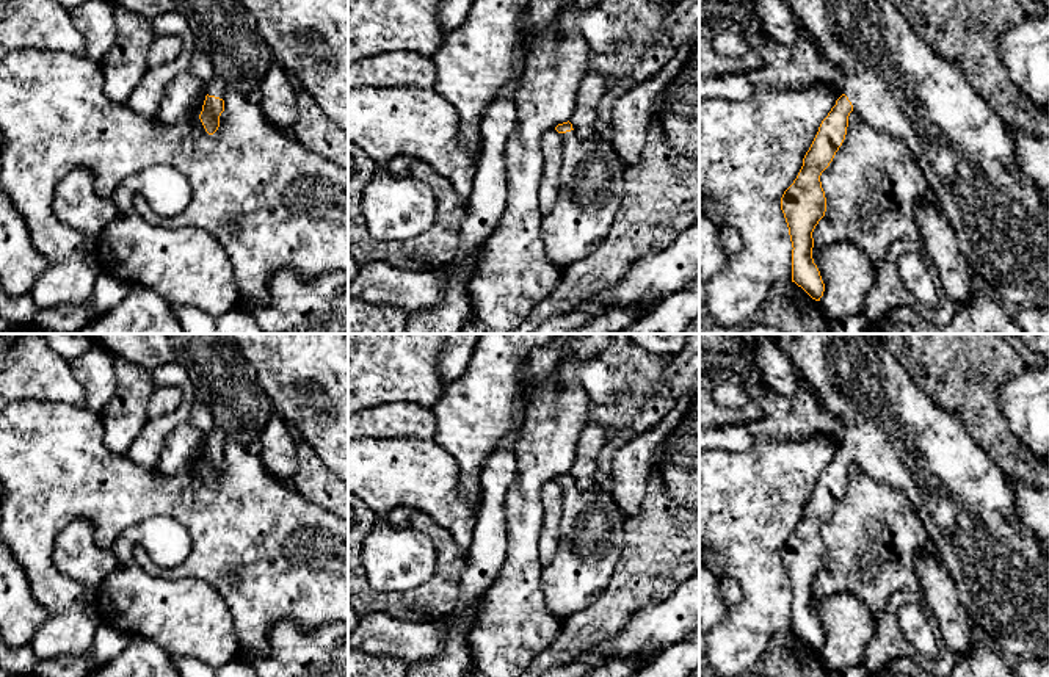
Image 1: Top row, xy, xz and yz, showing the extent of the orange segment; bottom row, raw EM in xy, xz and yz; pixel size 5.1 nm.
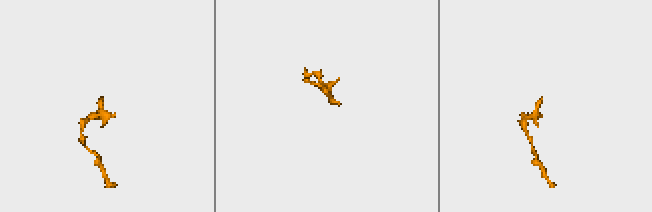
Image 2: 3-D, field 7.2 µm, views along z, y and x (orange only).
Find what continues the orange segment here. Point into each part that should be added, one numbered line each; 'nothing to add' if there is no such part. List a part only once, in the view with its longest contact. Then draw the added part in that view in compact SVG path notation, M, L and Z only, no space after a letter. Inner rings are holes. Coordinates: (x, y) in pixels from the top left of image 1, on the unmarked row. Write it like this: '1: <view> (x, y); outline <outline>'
1: yz (899, 436); outline M775 334L804 379L806 390L842 422L853 461L875 480L906 494L952 577L971 625L978 625L1004 652L1019 660L1049 661L1049 556L1035 531L1016 516L1013 489L953 415L933 403L875 334Z

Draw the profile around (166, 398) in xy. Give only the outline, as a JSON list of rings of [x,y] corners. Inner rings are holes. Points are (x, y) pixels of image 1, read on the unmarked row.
[[[176,384],[155,386],[155,390],[149,400],[147,415],[149,418],[158,418],[169,412],[174,412],[183,400],[182,389]]]

